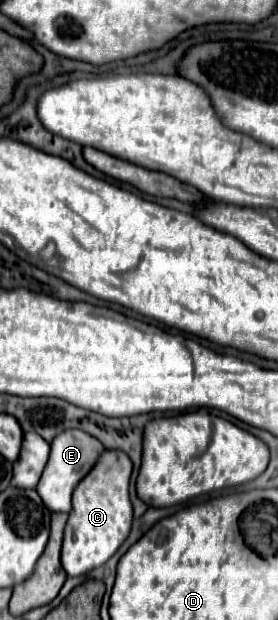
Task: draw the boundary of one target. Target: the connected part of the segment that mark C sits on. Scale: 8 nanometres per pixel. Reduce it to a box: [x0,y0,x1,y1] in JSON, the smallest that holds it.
[61,451,133,577]

